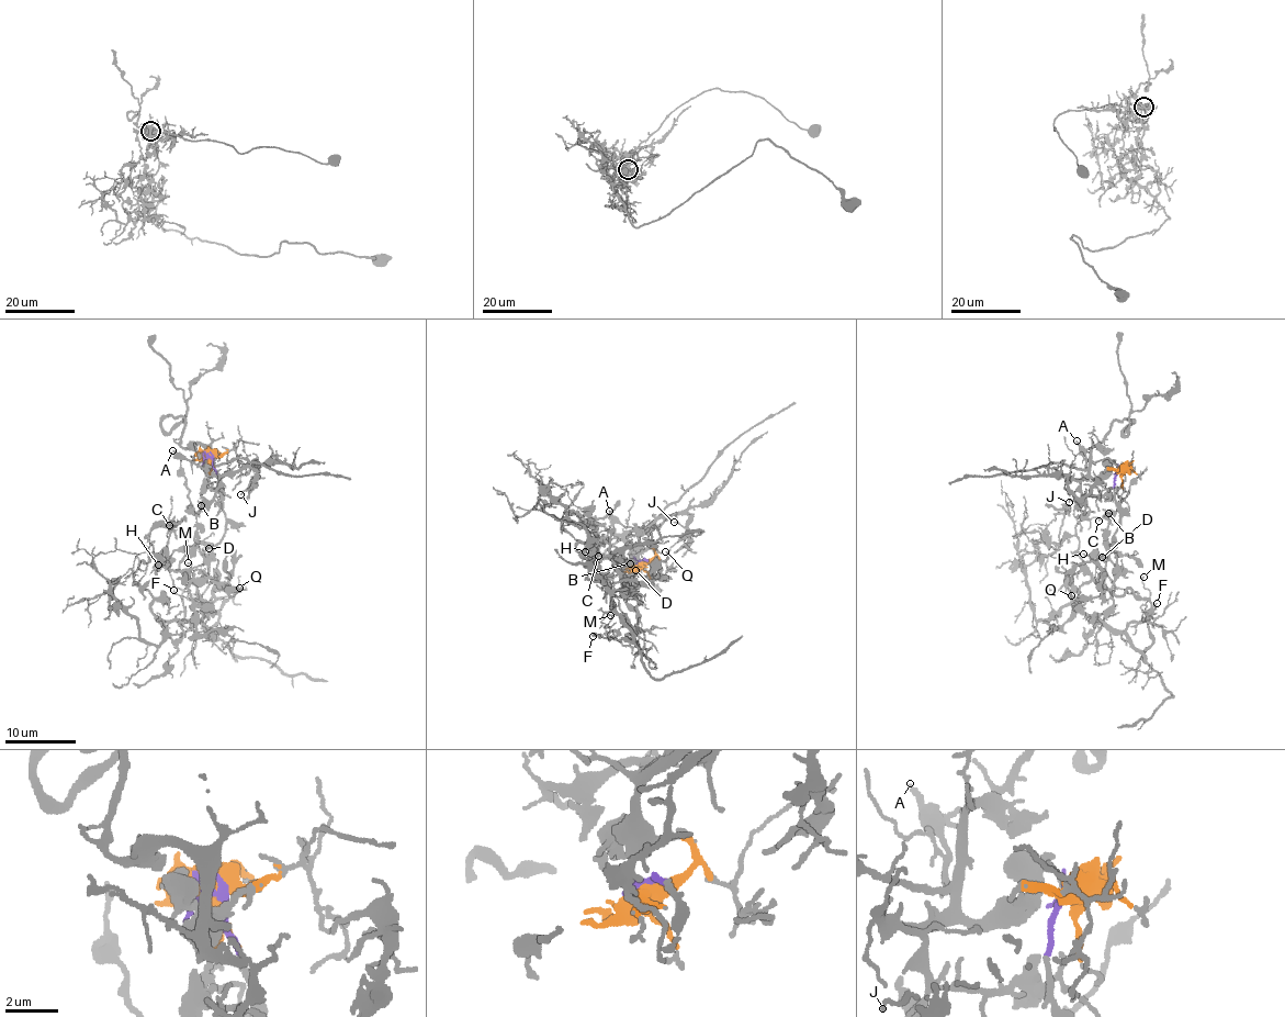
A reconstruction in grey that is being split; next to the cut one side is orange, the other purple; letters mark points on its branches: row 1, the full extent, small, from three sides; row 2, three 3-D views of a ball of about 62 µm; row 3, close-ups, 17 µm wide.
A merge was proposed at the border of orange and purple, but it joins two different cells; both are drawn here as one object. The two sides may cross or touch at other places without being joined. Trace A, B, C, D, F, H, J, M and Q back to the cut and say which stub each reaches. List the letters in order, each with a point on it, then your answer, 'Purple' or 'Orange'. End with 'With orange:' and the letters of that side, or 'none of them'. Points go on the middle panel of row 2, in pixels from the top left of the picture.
A: Place: (609, 511). Orange
B: Place: (630, 563). Purple
C: Place: (598, 556). Purple
D: Place: (635, 570). Purple
F: Place: (593, 636). Purple
H: Place: (585, 551). Purple
J: Place: (674, 522). Orange
M: Place: (610, 615). Purple
Q: Place: (665, 551). Purple
With orange: A, J

